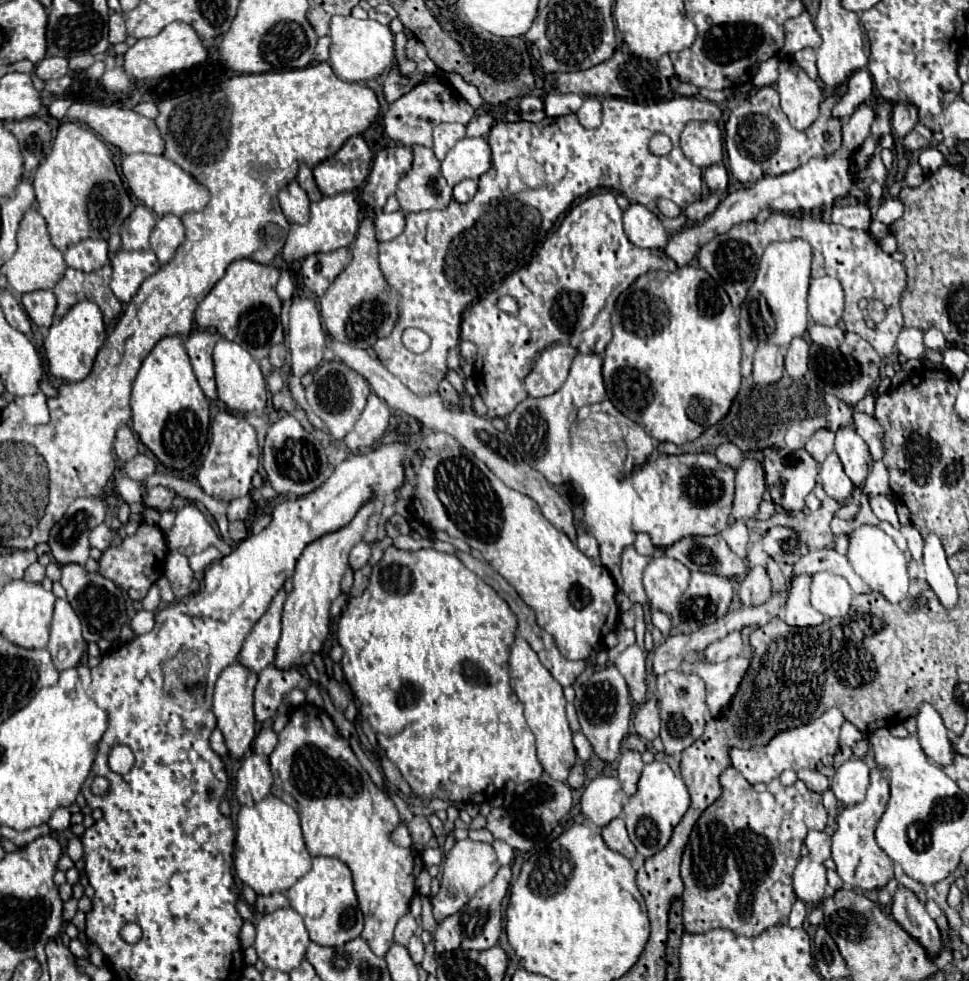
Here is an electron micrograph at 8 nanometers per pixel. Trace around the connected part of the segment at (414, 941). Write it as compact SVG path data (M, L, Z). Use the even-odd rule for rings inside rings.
M412 936L412 938L410 938L408 952L410 952L410 956L412 956L412 960L414 960L416 964L422 962L422 958L424 958L424 942L420 940L420 936Z

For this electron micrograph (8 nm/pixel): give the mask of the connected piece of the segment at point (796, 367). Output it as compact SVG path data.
M794 338L786 350L786 372L792 378L802 378L808 372L808 350L806 338Z

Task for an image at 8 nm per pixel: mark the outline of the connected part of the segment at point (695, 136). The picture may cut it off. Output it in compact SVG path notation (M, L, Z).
M688 122L680 134L680 146L686 158L700 168L722 162L722 132L716 122Z

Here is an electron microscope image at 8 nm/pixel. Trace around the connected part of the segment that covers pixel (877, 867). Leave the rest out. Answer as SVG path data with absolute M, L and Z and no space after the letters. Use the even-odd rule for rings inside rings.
M886 780L874 782L868 788L866 800L856 806L846 806L836 820L836 832L832 836L832 858L836 862L838 876L850 884L852 888L860 888L864 892L878 890L894 878L894 862L884 854L884 850L874 840L874 830L888 802L888 784Z

